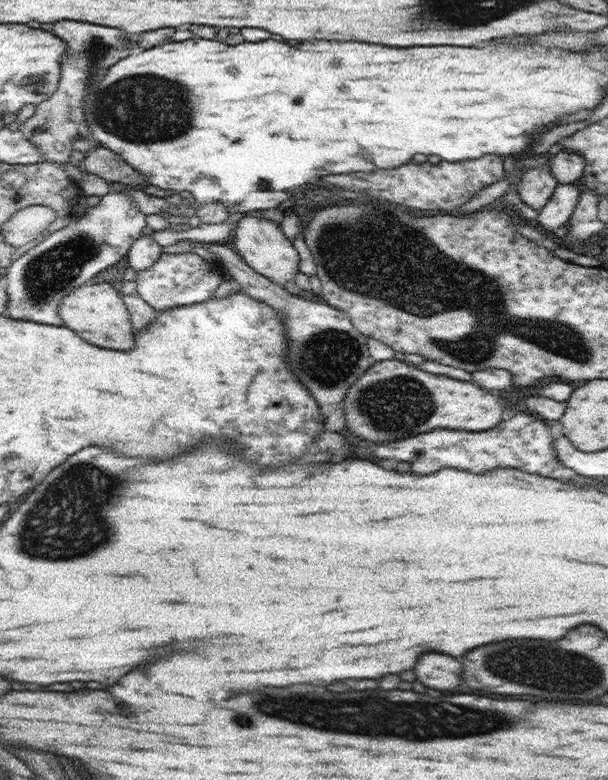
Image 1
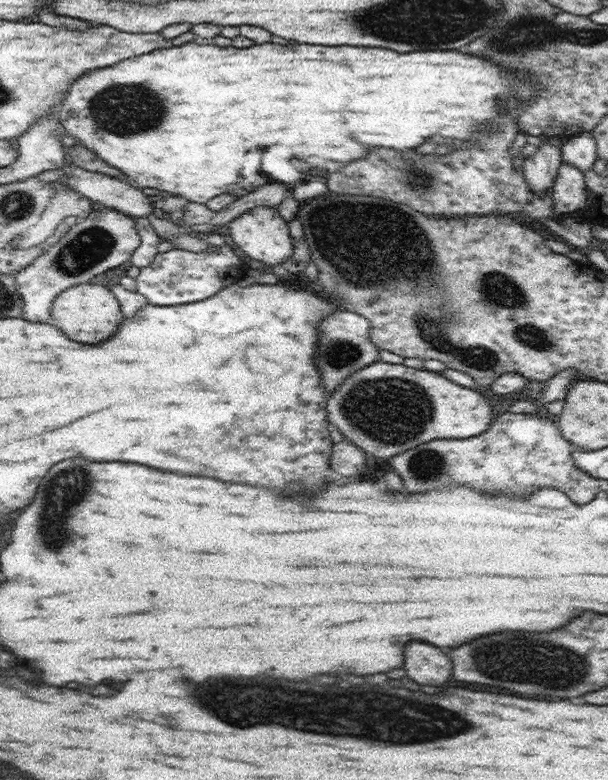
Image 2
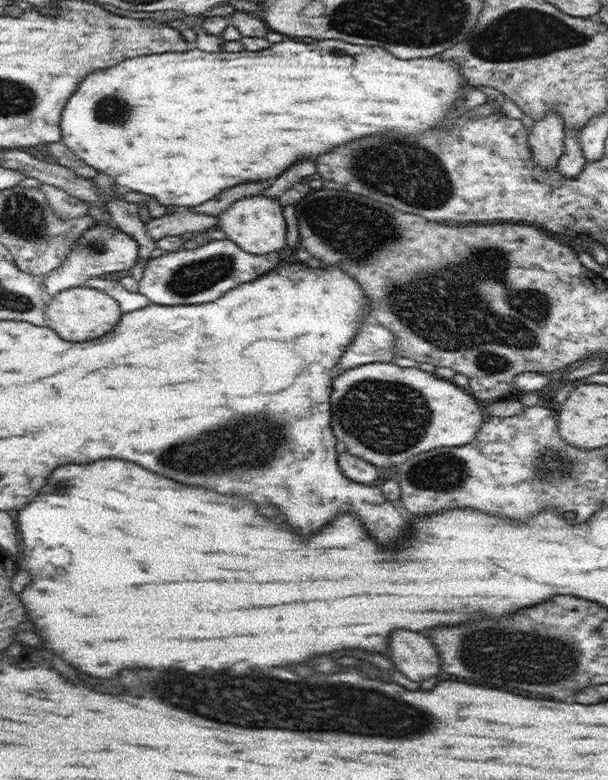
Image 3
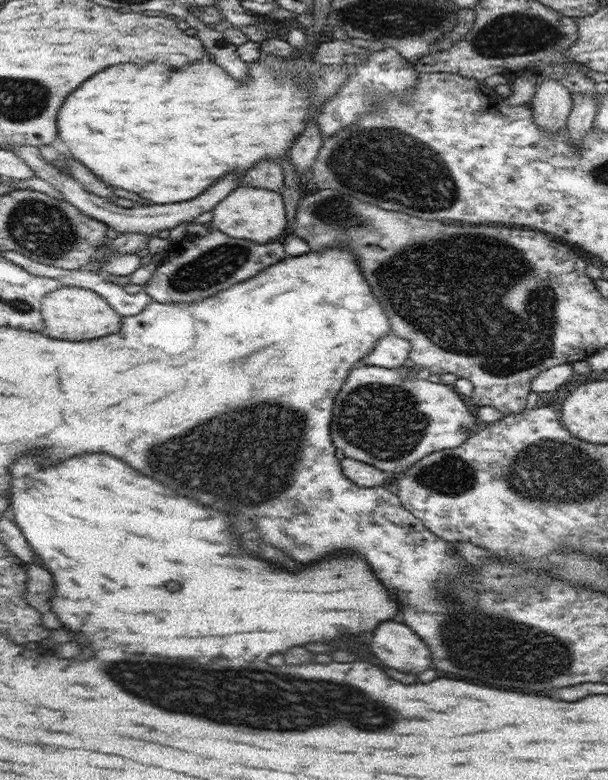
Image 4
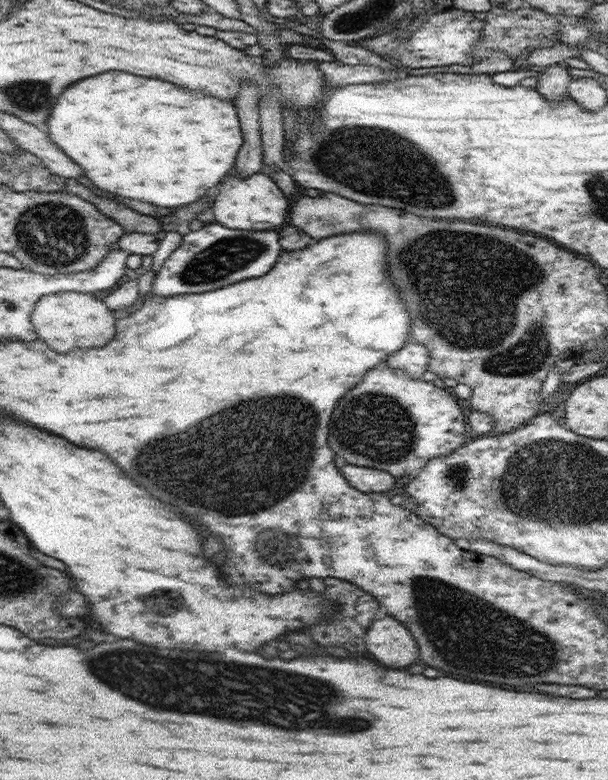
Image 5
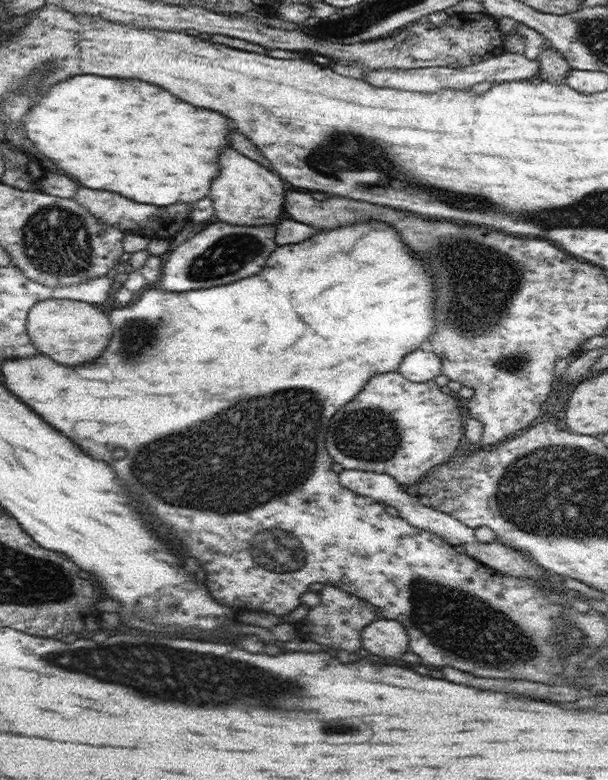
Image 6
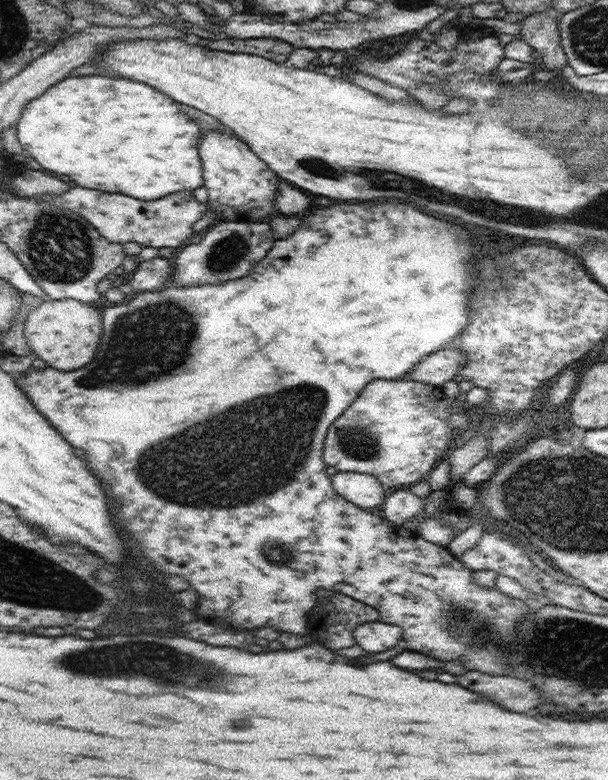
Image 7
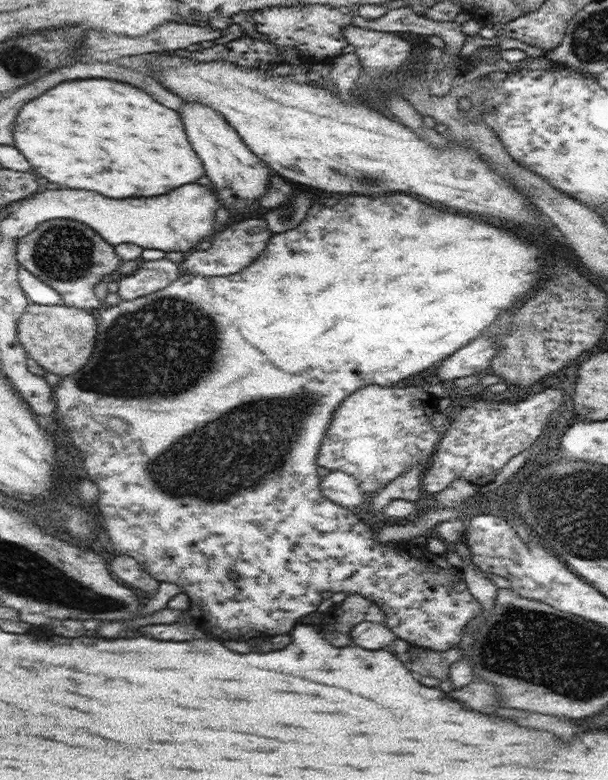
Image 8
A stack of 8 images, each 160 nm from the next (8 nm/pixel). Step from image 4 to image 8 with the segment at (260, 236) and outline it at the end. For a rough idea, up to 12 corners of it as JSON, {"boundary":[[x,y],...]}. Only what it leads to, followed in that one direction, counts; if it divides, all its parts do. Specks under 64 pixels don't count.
{"boundary":[[184,101],[188,140],[221,207],[260,206],[274,170],[221,112]]}

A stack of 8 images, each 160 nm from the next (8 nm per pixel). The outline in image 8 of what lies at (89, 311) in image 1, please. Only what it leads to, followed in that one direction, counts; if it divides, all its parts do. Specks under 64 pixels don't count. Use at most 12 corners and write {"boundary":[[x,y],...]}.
{"boundary":[[32,303],[18,341],[48,372],[70,376],[94,352],[96,318]]}

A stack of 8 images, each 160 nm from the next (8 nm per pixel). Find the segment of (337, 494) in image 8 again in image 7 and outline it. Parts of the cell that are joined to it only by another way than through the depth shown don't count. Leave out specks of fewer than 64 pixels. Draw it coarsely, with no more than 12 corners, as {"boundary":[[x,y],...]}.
{"boundary":[[337,471],[331,483],[360,508],[379,511],[386,488],[371,474]]}

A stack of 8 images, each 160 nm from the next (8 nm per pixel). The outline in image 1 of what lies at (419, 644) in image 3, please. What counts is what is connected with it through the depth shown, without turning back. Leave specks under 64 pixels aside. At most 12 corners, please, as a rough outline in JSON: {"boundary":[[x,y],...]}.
{"boundary":[[438,652],[422,654],[414,672],[424,686],[450,690],[462,664]]}

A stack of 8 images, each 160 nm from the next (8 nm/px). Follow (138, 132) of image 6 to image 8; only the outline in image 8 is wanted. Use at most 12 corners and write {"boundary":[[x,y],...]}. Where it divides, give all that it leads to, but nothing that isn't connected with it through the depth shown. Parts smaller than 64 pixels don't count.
{"boundary":[[106,78],[19,110],[60,186],[158,196],[204,166],[178,112]]}

